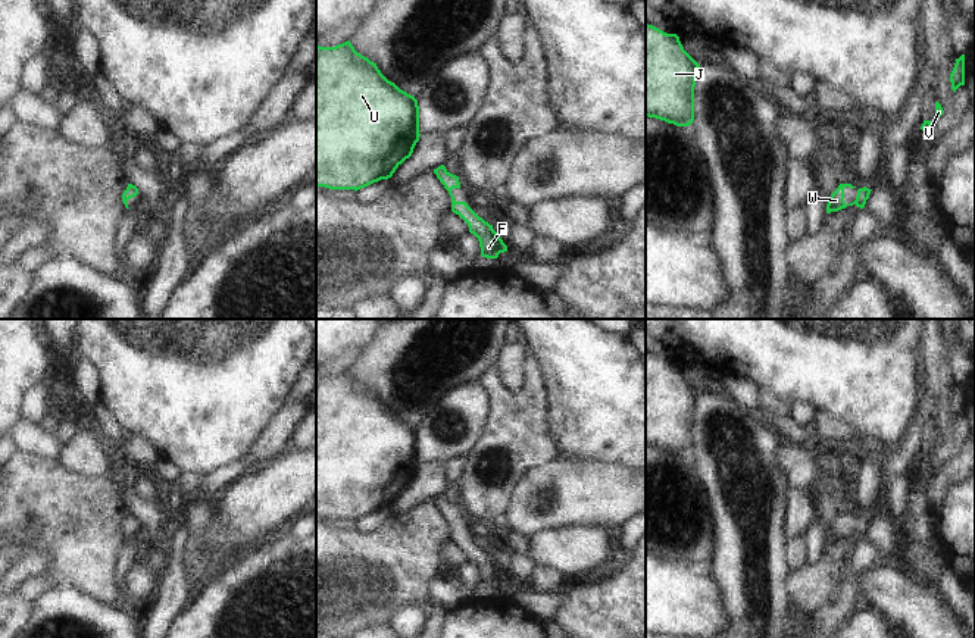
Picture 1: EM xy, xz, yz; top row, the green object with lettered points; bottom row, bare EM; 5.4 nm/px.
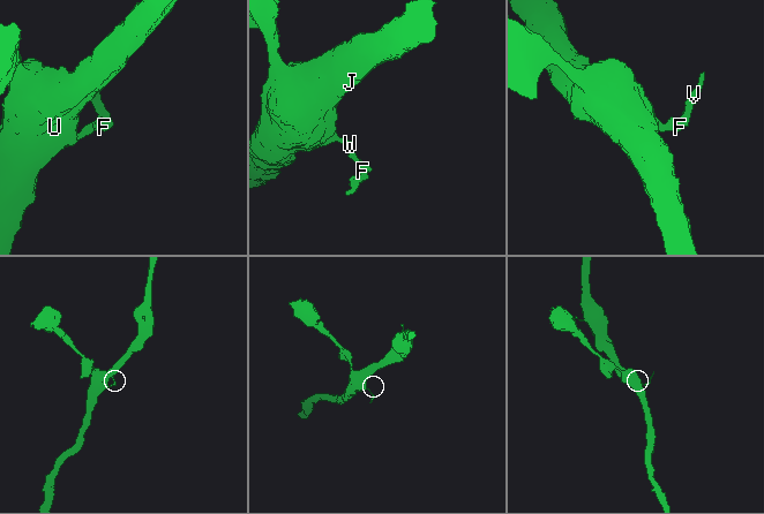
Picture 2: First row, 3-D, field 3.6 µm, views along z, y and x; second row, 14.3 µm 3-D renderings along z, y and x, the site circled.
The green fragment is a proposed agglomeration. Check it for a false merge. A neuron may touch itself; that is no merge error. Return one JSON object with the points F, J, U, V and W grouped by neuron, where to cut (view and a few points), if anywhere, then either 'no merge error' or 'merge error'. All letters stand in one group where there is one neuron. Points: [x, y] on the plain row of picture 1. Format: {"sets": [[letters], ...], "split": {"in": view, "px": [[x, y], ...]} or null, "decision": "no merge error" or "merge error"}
{"sets": [["F", "J", "U", "V", "W"]], "split": null, "decision": "no merge error"}

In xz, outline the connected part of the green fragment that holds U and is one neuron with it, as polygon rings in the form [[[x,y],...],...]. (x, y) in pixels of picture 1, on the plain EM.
[[[350,369],[335,376],[321,376],[316,372],[316,516],[357,520],[381,509],[388,509],[393,506],[396,498],[412,485],[419,466],[419,435],[413,425],[388,410],[381,403],[376,393],[354,379]]]

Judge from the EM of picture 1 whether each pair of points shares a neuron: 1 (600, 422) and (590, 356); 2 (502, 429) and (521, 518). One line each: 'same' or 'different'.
1: same
2: different

